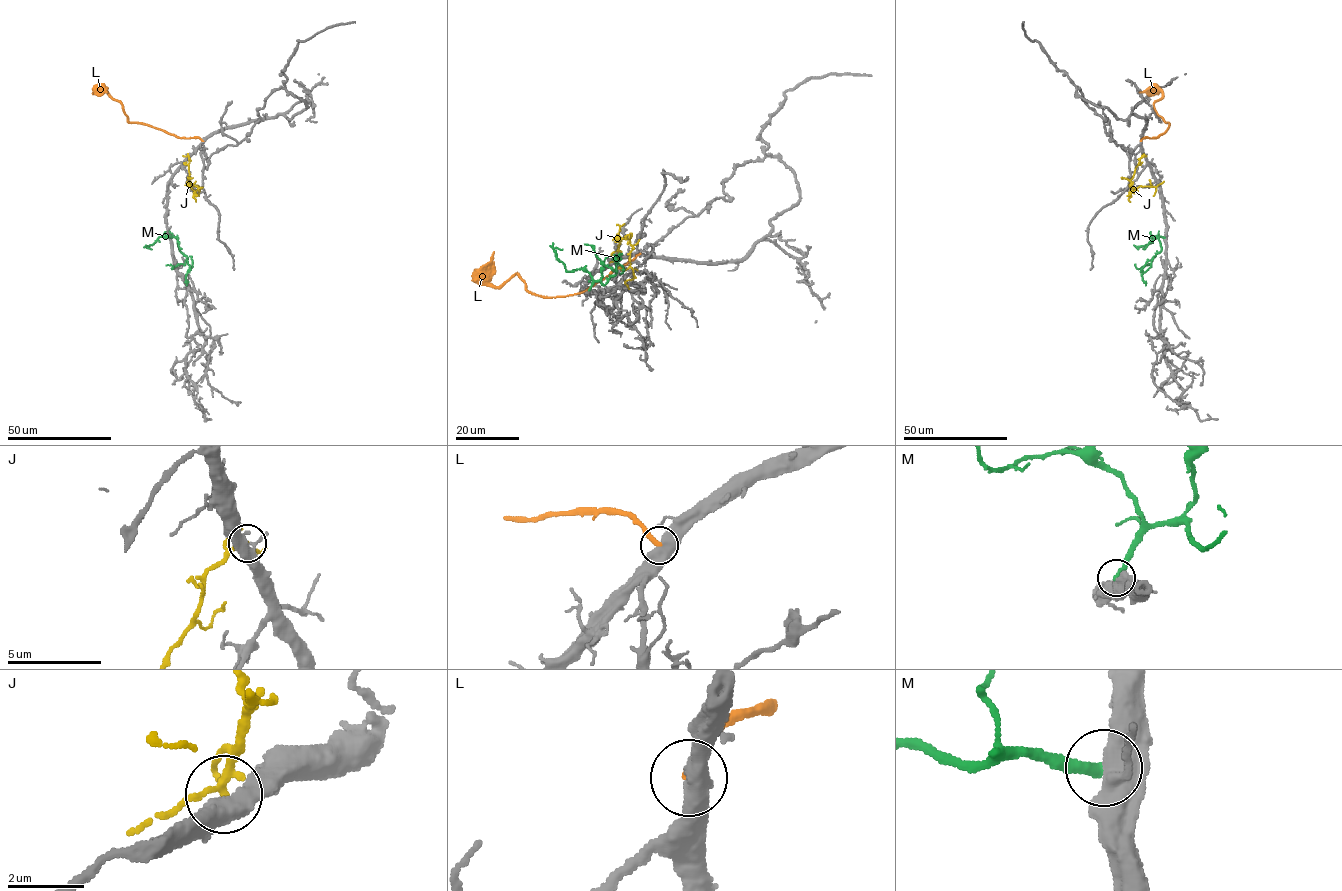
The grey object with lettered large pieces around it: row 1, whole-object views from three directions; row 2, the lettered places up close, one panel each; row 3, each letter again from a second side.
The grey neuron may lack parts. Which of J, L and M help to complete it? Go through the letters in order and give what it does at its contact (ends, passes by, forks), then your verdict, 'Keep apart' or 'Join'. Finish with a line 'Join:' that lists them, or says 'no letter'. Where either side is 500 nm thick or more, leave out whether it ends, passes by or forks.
J: It passes by. Keep apart
L: Keep apart
M: It ends there. Keep apart
Join: no letter

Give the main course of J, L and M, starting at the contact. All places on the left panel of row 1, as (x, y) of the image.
J: (188, 155), (188, 185), (195, 190), (199, 187), (193, 185), (196, 181)
L: (202, 141), (198, 137), (179, 138), (151, 126), (130, 122), (122, 104), (107, 92)
M: (169, 237), (177, 239), (179, 250), (187, 257), (190, 266), (187, 272), (192, 266), (189, 256)

